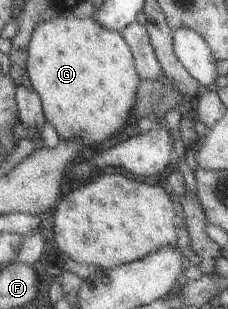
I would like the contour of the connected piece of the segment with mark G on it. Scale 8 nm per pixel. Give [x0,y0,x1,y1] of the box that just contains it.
[28,16,142,147]

